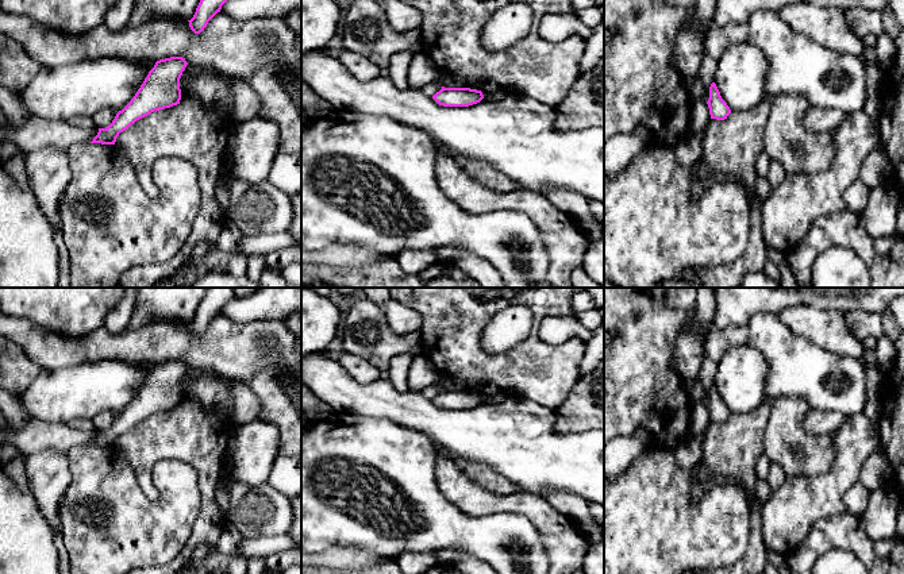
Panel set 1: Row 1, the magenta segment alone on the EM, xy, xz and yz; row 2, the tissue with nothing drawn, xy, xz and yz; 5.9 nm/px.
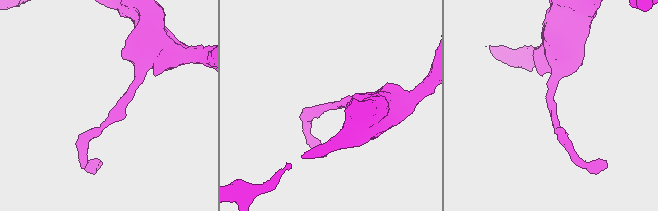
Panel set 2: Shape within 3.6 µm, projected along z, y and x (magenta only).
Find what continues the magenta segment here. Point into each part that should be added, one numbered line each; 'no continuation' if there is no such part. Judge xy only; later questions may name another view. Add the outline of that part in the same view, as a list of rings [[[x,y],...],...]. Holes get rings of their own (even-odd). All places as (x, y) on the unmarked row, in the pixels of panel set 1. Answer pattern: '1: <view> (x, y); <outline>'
no continuation

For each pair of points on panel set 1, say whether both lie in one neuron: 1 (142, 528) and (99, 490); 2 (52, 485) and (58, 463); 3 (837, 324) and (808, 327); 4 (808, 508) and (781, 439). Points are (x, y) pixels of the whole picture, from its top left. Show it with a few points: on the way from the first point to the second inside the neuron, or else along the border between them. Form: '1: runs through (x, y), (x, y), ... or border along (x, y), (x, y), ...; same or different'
1: runs through (131, 523), (110, 501); same
2: runs through (52, 480), (57, 474), (57, 469); same
3: runs through (830, 327), (815, 327); same
4: border along (826, 472), (818, 476), (787, 477); different

